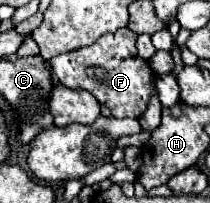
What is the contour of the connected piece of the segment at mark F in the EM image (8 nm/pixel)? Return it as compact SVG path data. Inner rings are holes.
M121 28L115 34L105 34L91 46L59 54L51 60L53 72L61 84L69 88L89 90L101 104L107 104L115 118L139 118L151 96L151 68L137 56L137 34L129 28Z

